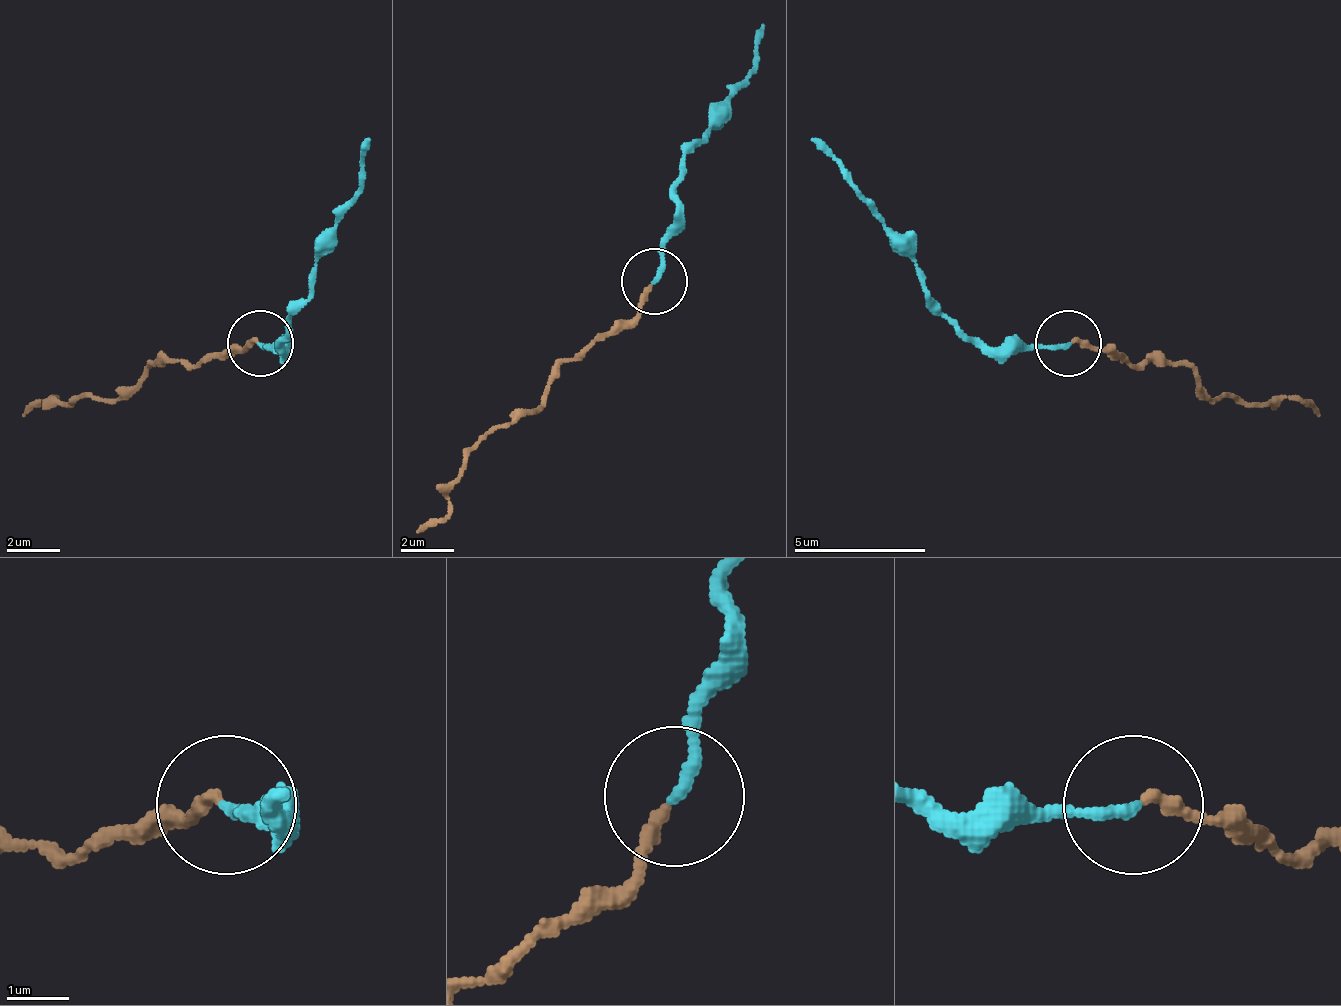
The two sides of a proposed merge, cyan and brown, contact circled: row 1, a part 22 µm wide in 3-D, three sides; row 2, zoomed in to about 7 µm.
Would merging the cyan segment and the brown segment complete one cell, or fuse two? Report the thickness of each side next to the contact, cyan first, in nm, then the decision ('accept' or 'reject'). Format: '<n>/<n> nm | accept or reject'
190/200 nm | accept

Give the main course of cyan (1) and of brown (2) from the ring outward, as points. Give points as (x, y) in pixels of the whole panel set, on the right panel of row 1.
1: (1069, 342), (977, 348), (924, 289), (905, 243), (858, 184), (812, 137)
2: (1069, 342), (1089, 342), (1149, 362), (1182, 362), (1215, 401), (1294, 401), (1320, 414)

